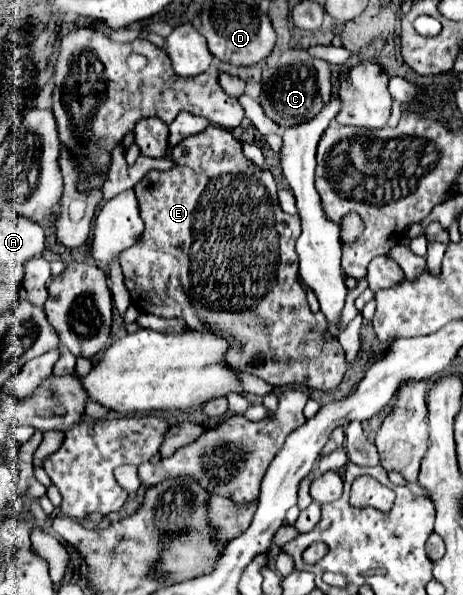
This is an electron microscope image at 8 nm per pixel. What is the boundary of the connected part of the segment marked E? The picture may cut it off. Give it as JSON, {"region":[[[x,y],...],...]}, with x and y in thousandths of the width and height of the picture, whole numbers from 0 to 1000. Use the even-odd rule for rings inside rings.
{"region":[[[454,208],[436,225],[428,229],[410,229],[402,235],[393,235],[380,249],[371,249],[367,266],[376,272],[376,279],[367,286],[324,286],[294,313],[294,333],[302,343],[302,363],[311,370],[311,390],[307,400],[298,400],[298,410],[285,410],[281,417],[272,417],[272,424],[263,424],[259,430],[259,447],[268,457],[268,477],[276,484],[281,504],[289,508],[289,514],[302,524],[320,524],[320,528],[337,528],[350,534],[393,534],[402,541],[402,508],[415,518],[410,528],[423,531],[423,545],[436,551],[454,551],[462,561],[475,565],[492,565],[497,571],[505,568],[505,575],[497,578],[492,592],[488,592],[488,608],[497,615],[505,615],[510,622],[523,625],[540,625],[557,635],[566,635],[570,642],[587,645],[587,649],[661,649],[667,664],[676,655],[695,655],[695,659],[713,659],[721,652],[730,652],[730,645],[743,635],[743,625],[752,618],[747,612],[747,598],[743,588],[734,582],[730,571],[695,571],[695,555],[704,551],[704,534],[695,531],[695,524],[670,524],[665,518],[665,504],[661,504],[661,487],[648,481],[648,467],[644,467],[644,454],[639,454],[639,424],[635,424],[635,410],[644,403],[644,363],[626,363],[613,360],[609,350],[600,350],[600,319],[596,319],[596,306],[587,289],[557,282],[544,269],[527,266],[523,259],[523,245],[518,239],[501,229],[497,218],[471,212],[471,208]]]}

